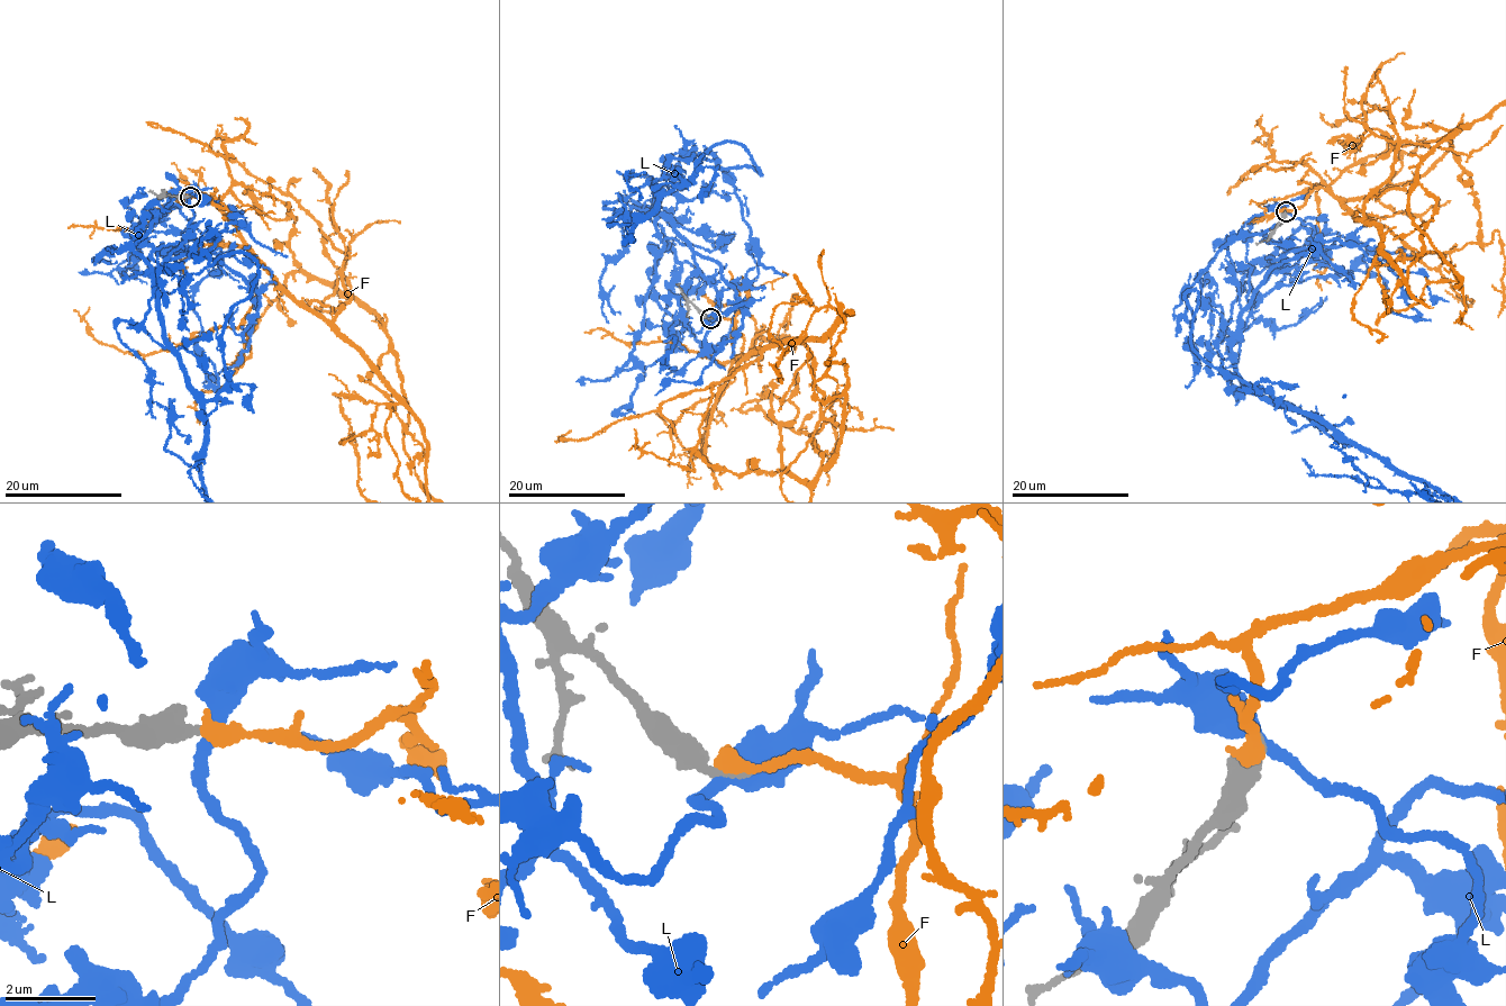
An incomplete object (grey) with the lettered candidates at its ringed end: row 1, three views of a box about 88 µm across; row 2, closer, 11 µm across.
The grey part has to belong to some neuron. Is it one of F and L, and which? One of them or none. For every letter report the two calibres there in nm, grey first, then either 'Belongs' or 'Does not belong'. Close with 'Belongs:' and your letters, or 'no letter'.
F: Thickness 300 nm (grey) against 360 nm. Belongs
L: Thickness 300 nm (grey) against 360 nm. Does not belong
Belongs: F

